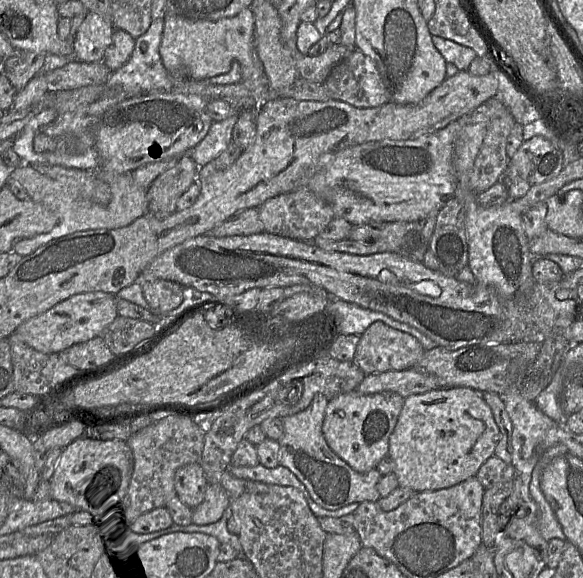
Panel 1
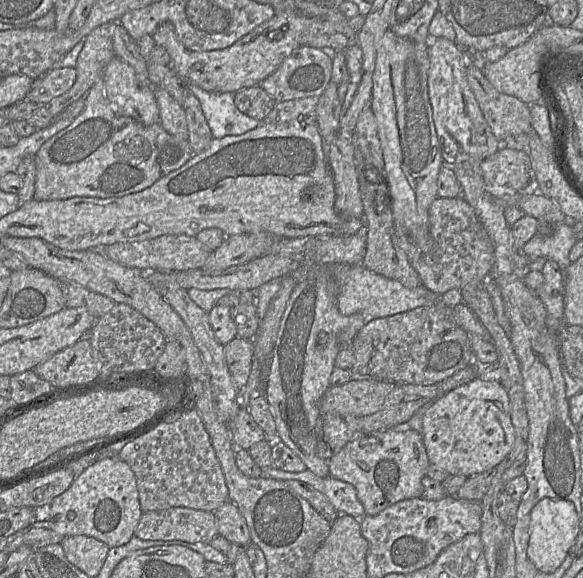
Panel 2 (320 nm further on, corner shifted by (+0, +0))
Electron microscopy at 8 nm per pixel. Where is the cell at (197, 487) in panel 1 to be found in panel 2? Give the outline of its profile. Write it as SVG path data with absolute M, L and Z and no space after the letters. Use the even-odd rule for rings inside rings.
M227 500L213 511L218 533L230 543L247 547L251 543L250 531L247 523L237 506Z

